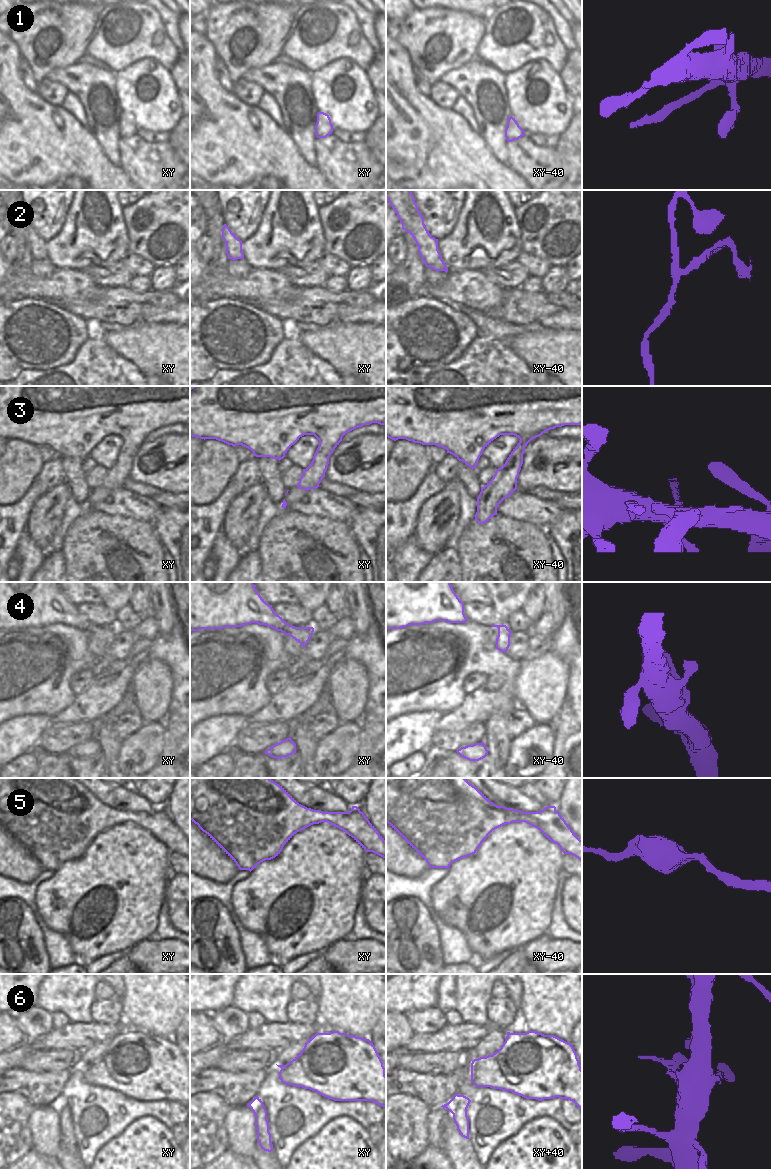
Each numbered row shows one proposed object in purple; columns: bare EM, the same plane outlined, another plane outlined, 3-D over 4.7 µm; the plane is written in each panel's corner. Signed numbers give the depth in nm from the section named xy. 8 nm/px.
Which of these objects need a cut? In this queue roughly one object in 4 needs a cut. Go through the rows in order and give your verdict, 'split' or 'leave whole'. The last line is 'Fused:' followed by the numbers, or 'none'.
1: split
2: split
3: split
4: leave whole
5: leave whole
6: leave whole
Fused: 1, 2, 3

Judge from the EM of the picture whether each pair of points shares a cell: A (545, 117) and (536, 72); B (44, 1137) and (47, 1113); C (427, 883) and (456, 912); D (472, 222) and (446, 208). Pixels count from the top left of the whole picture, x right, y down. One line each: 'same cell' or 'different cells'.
A: same cell
B: same cell
C: different cells
D: different cells

